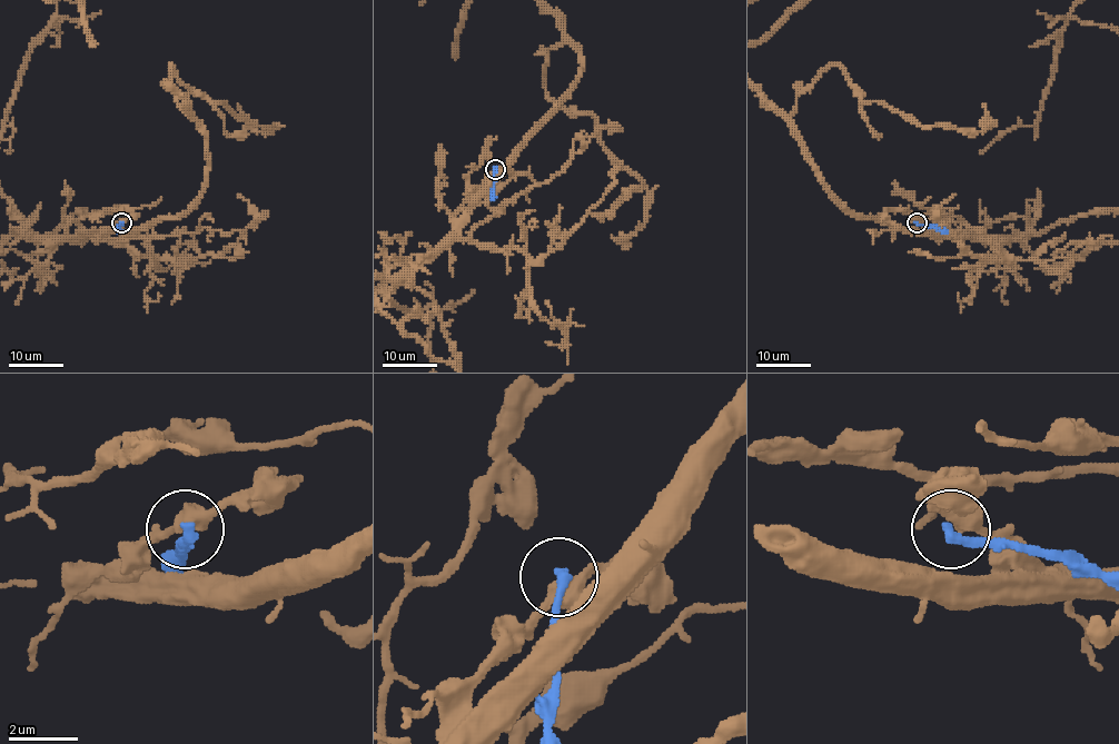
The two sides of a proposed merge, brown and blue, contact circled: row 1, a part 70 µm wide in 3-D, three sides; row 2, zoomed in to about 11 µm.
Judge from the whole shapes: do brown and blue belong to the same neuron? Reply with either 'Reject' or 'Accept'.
Reject

